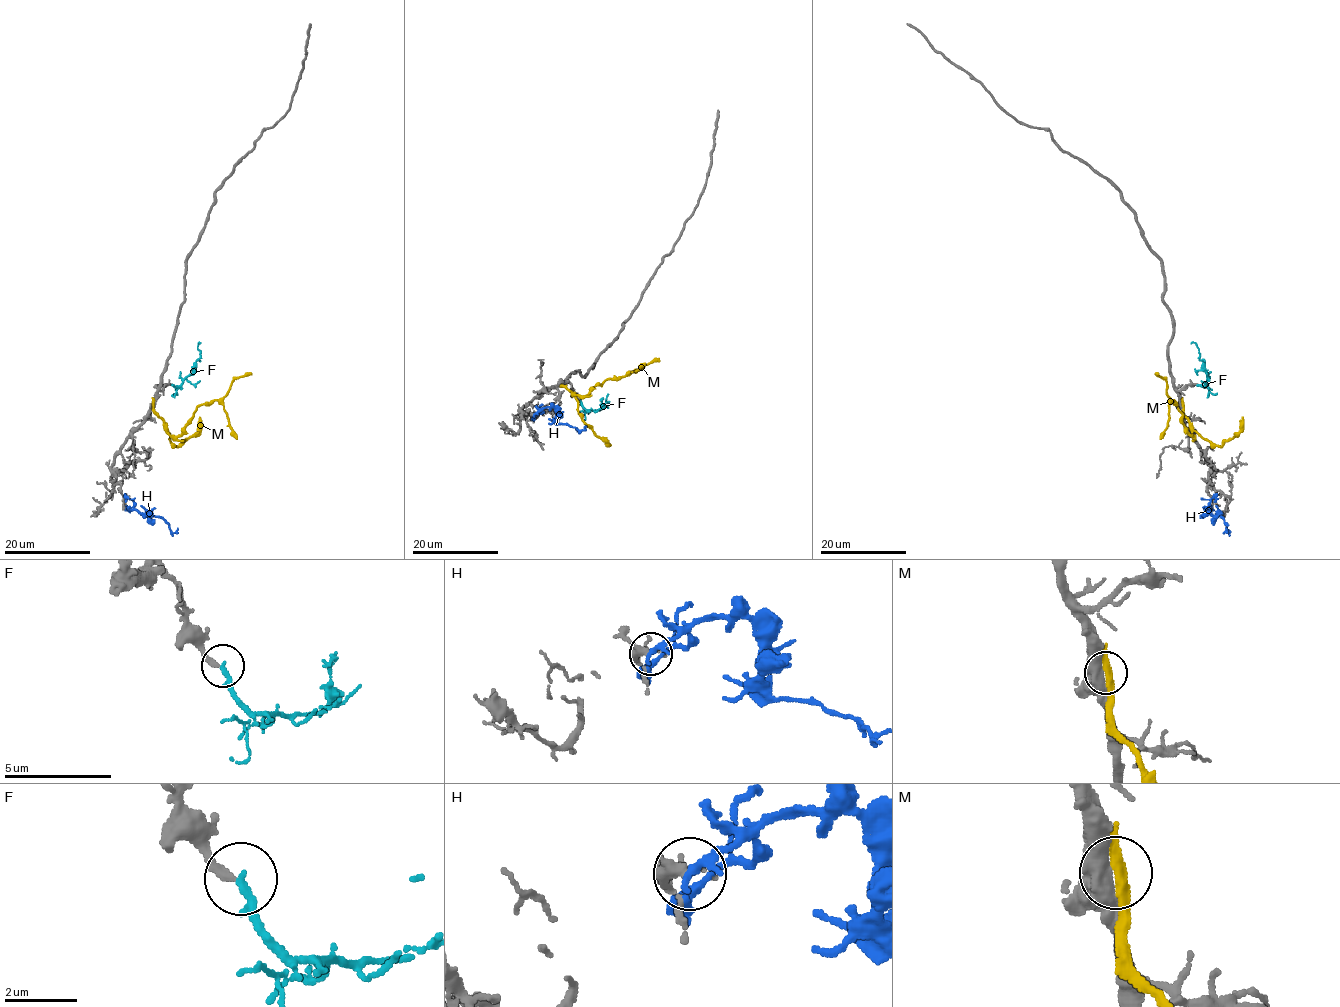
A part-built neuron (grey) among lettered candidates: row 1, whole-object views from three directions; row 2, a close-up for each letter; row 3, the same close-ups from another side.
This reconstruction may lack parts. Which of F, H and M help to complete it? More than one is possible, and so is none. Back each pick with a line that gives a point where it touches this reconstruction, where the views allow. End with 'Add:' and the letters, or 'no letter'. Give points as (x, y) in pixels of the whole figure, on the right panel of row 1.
F: contact (1197, 385)
Add: F

